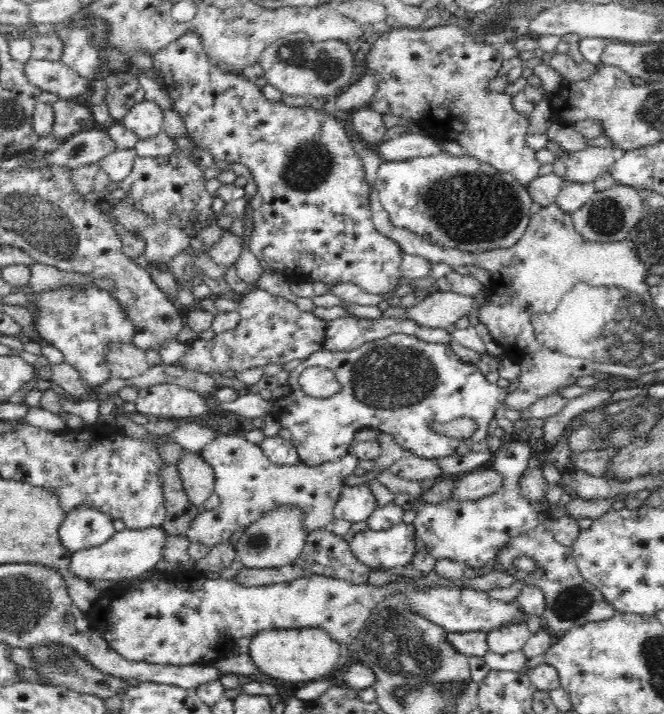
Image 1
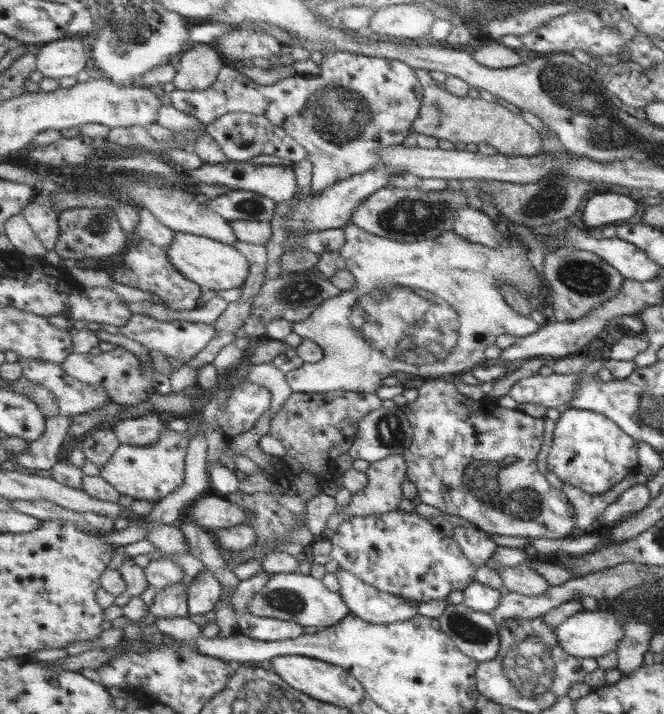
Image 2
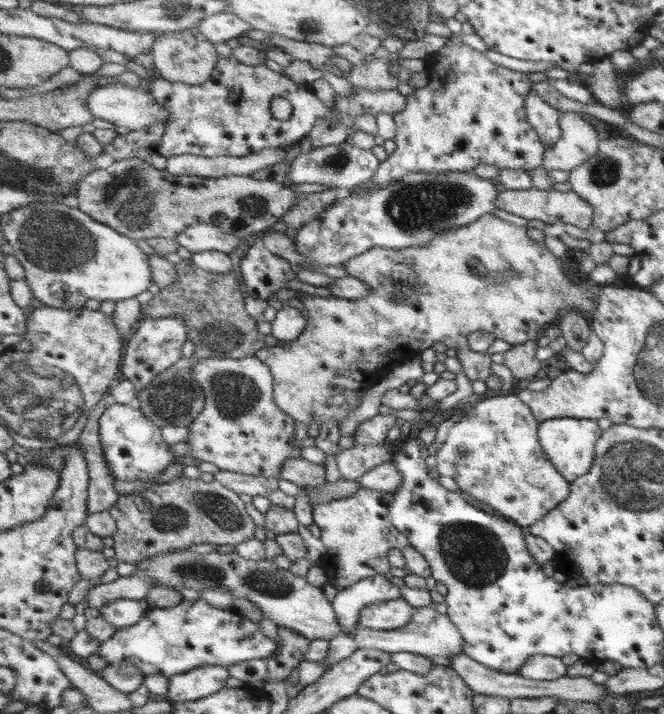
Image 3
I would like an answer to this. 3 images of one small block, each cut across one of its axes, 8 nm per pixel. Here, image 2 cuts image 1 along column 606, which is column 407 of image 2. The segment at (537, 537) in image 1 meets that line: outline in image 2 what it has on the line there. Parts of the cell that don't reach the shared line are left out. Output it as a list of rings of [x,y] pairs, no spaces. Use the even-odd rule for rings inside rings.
[[[337,569],[337,578],[341,583],[341,596],[351,613],[357,617],[363,617],[370,624],[393,624],[395,622],[405,622],[417,617],[419,612],[417,608],[419,603],[415,600],[403,599],[403,597],[385,593],[366,582],[363,582],[357,575],[343,570]]]

